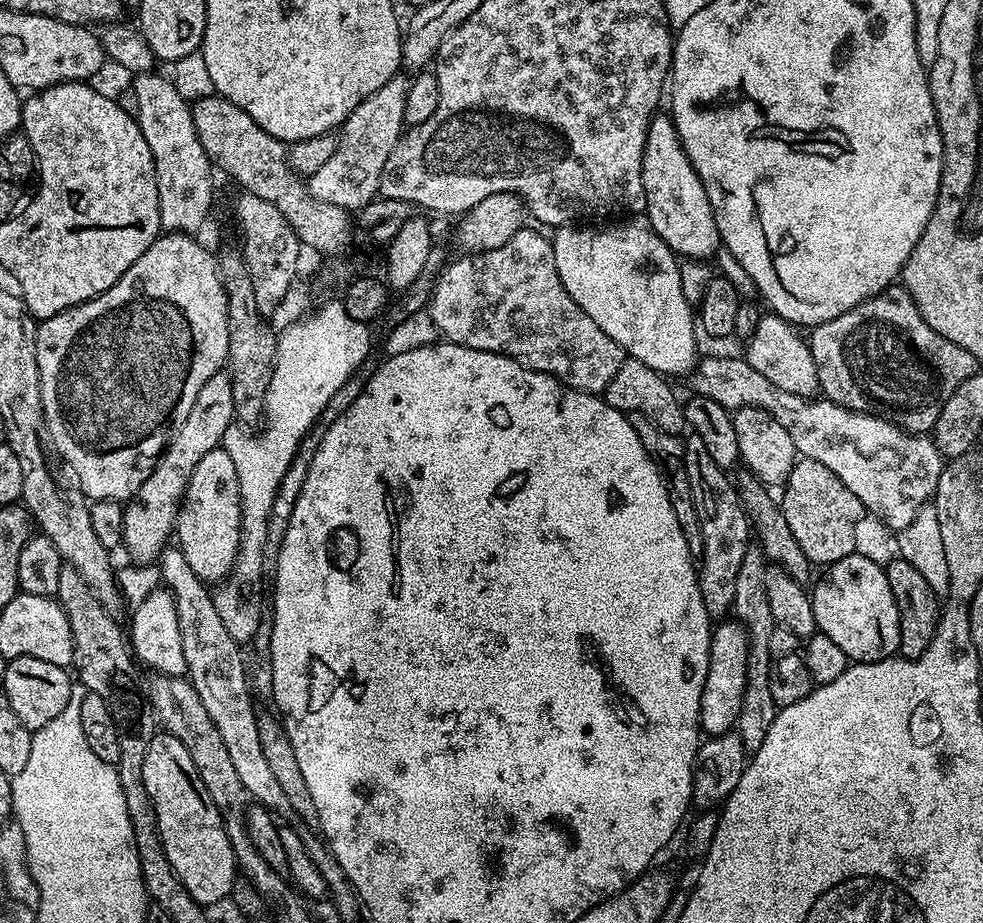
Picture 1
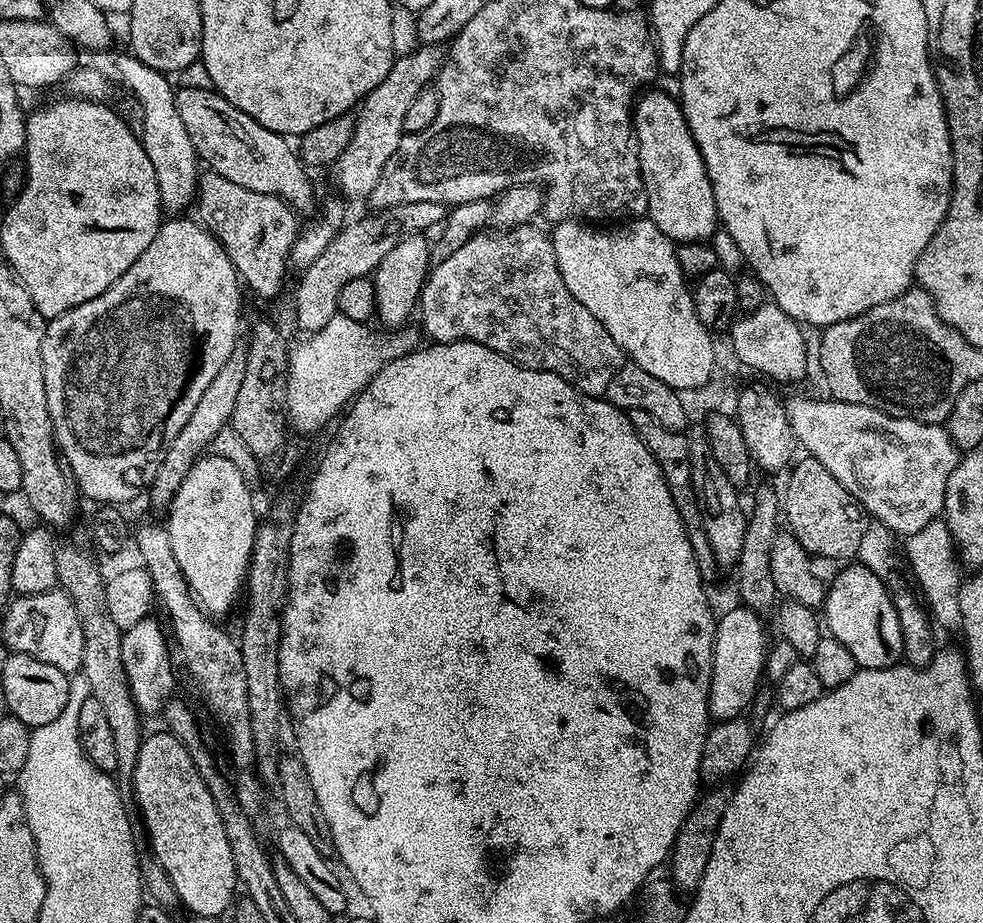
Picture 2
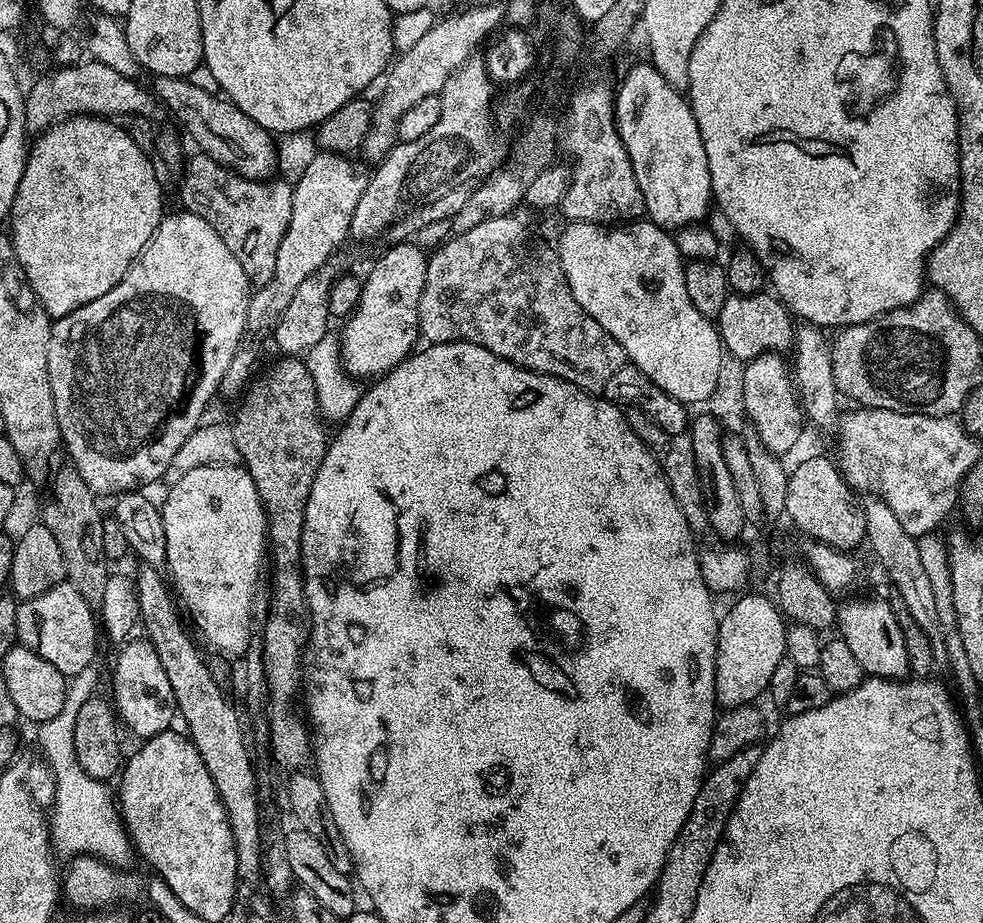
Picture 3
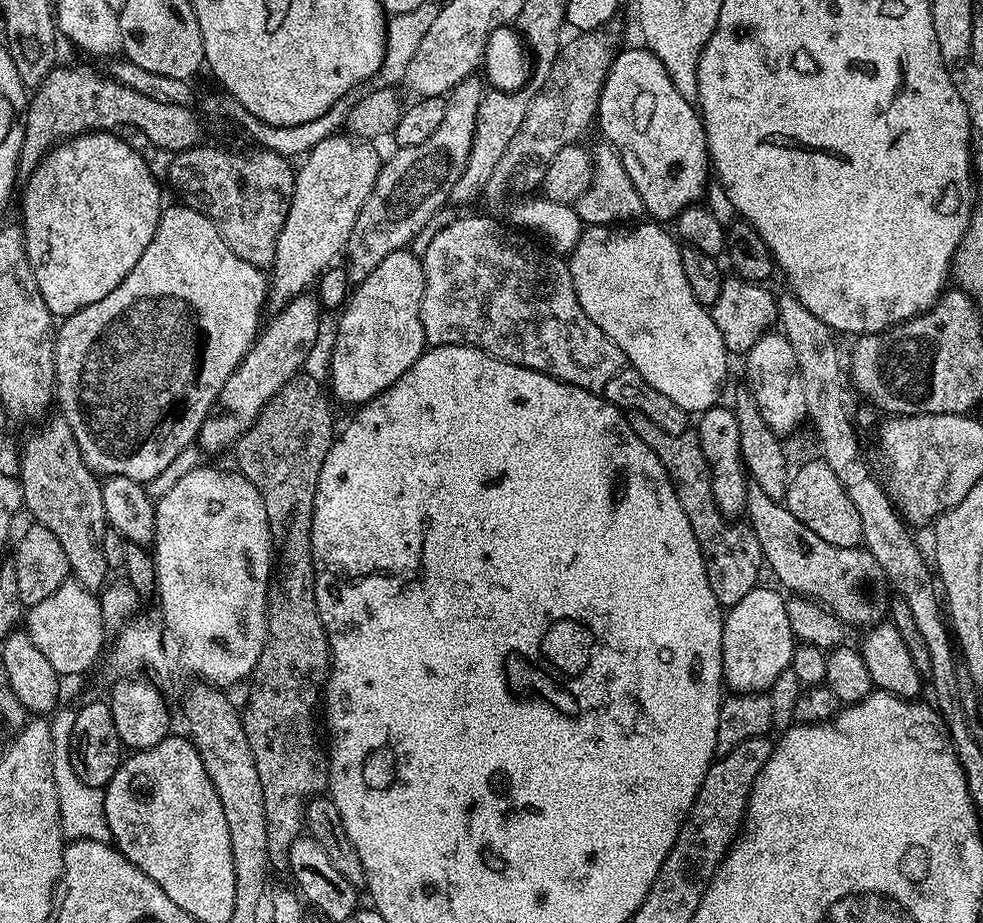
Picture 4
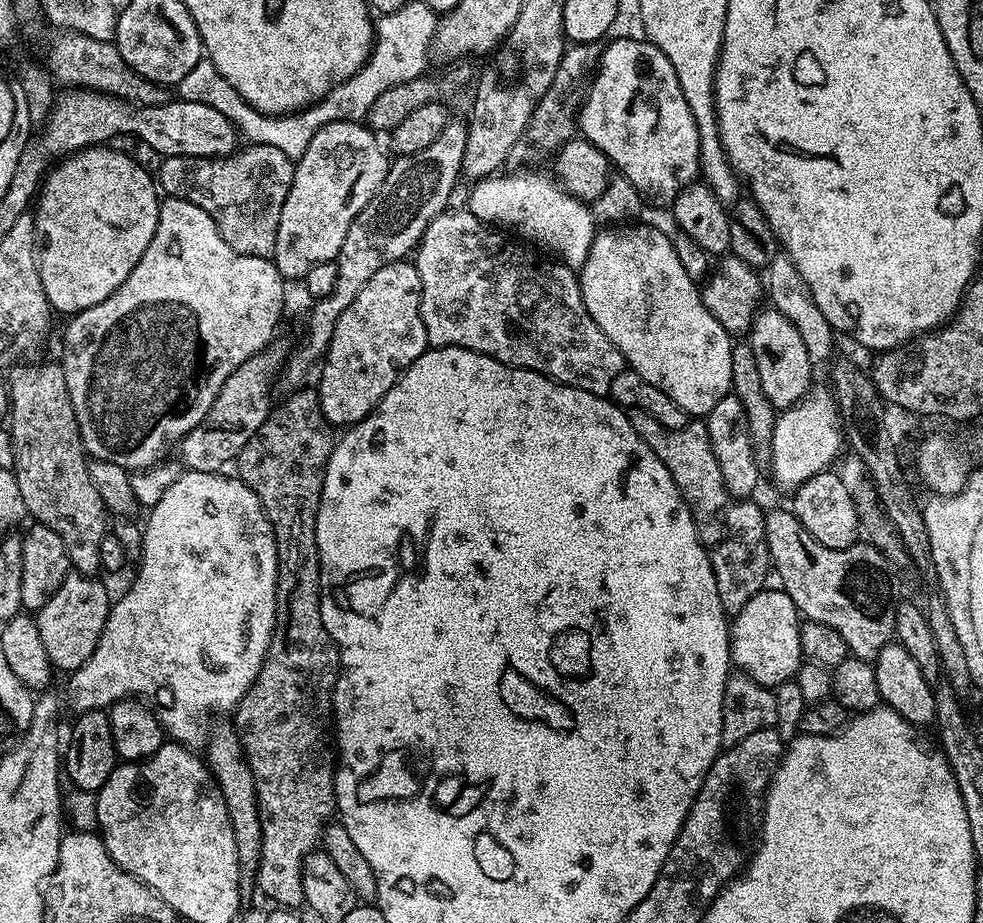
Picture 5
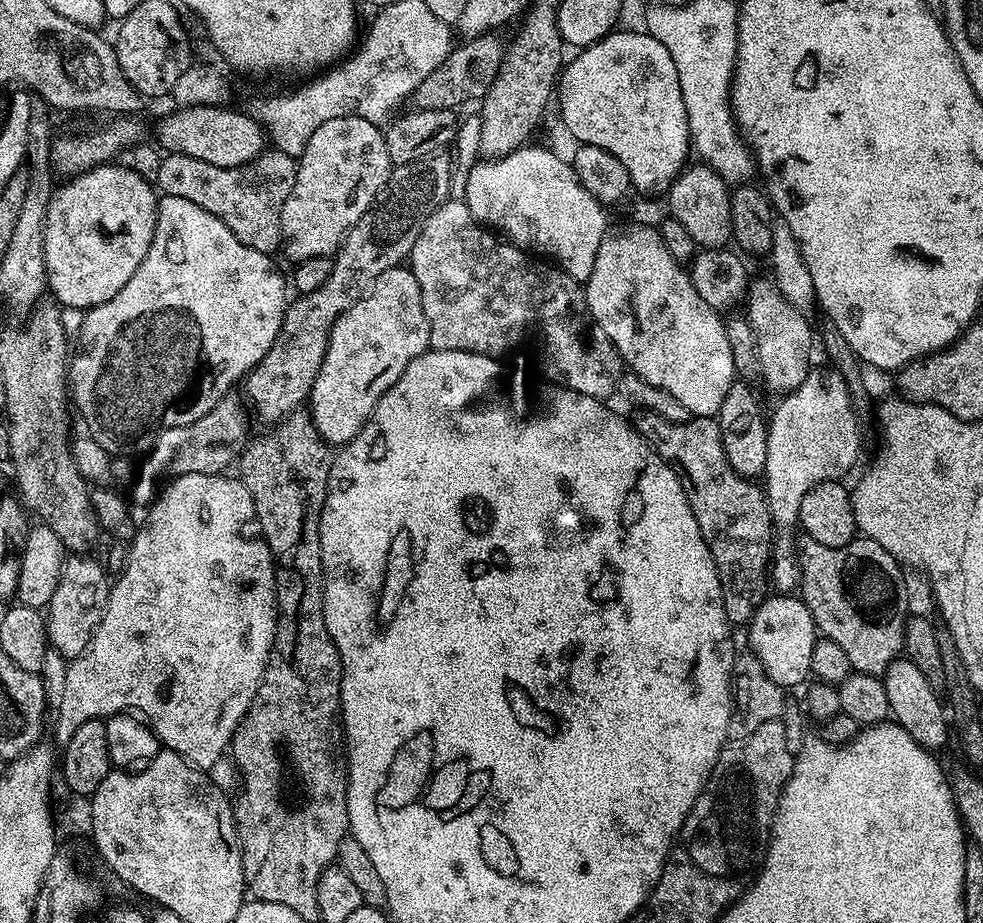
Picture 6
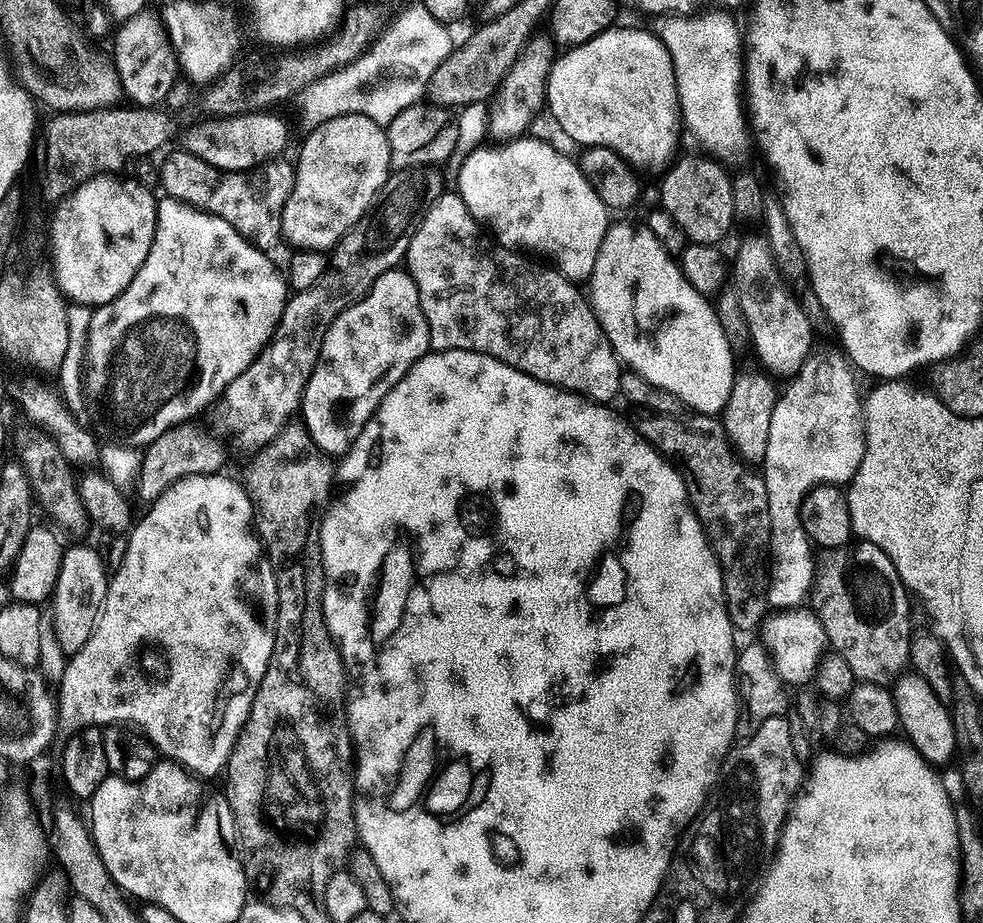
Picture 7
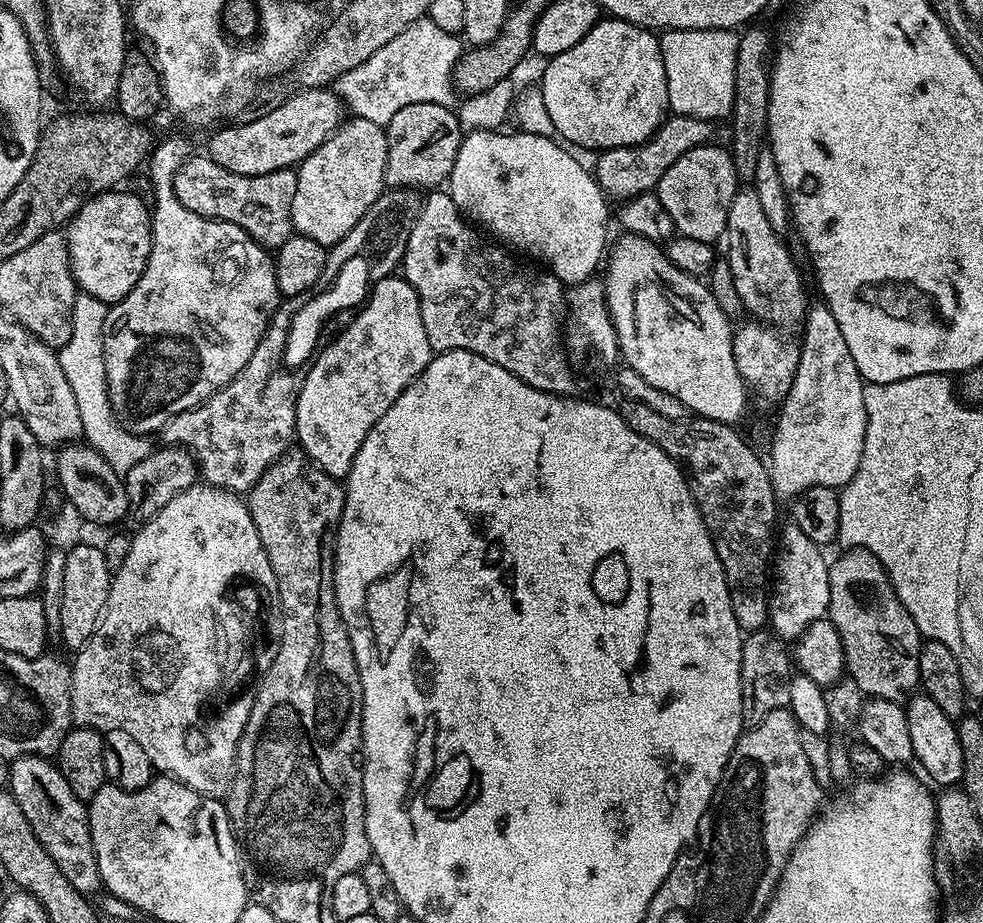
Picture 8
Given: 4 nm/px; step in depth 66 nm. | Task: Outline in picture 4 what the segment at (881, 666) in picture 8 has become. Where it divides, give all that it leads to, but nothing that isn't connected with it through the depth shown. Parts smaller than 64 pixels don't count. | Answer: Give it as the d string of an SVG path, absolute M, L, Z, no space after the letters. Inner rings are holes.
M754 482L746 490L744 507L747 523L752 525L754 534L762 546L764 563L780 579L781 589L789 588L800 598L816 601L833 612L845 626L852 624L861 630L871 629L881 623L890 612L890 585L882 566L867 548L857 546L830 546L818 538L810 526L798 522L790 514L787 503L769 498Z

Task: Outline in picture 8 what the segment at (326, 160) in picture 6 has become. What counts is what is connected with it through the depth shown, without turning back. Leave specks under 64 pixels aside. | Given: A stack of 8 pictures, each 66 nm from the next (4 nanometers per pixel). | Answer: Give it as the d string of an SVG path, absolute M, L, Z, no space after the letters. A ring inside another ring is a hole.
M348 118L340 127L314 150L314 154L307 156L295 169L296 189L294 202L290 206L293 229L306 238L314 238L314 242L325 246L335 246L340 239L374 206L381 192L385 191L384 171L386 170L386 154L388 153L388 133L383 127L367 121L366 118Z

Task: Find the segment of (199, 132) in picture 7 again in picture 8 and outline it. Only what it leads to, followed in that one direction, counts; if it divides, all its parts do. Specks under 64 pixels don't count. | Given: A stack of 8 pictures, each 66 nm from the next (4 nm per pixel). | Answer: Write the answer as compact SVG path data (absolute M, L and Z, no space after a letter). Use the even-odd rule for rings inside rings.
M301 88L293 93L289 100L282 101L265 116L218 129L208 140L207 155L234 174L257 176L283 168L295 169L340 127L346 108L335 91L328 88Z

